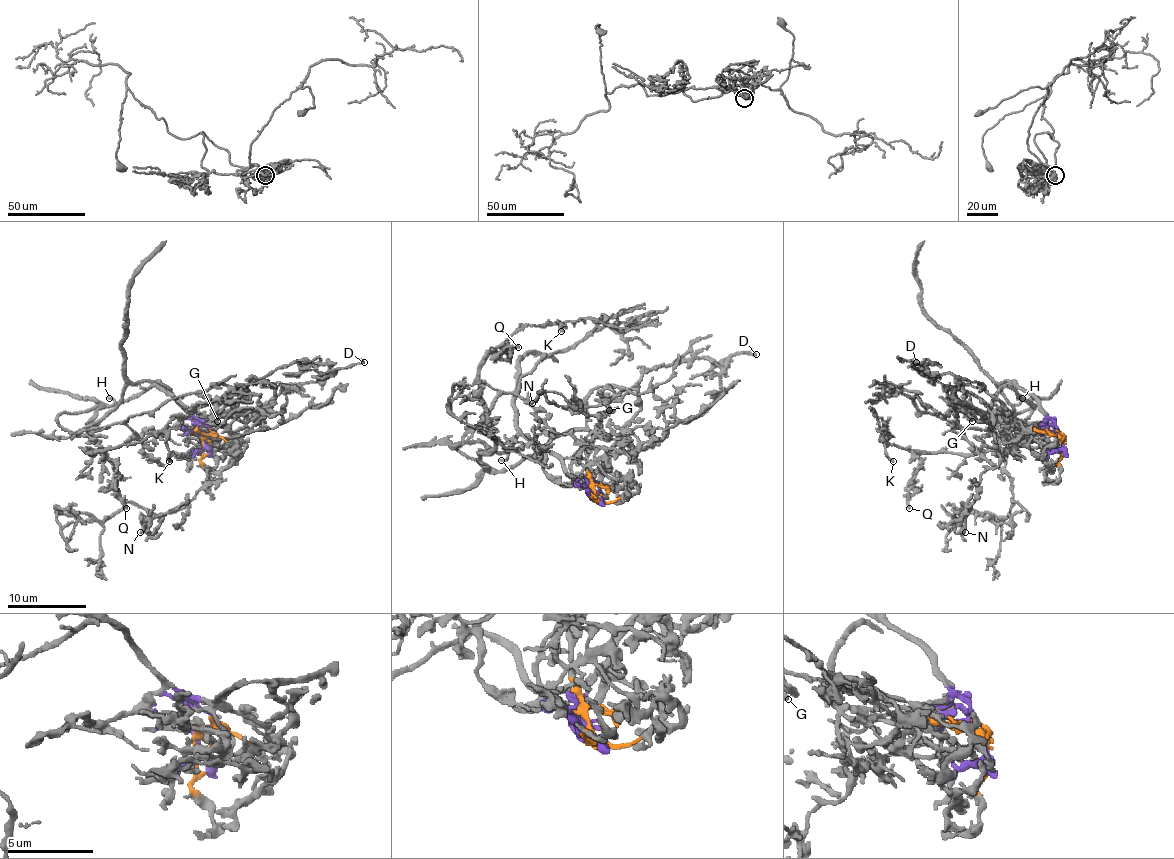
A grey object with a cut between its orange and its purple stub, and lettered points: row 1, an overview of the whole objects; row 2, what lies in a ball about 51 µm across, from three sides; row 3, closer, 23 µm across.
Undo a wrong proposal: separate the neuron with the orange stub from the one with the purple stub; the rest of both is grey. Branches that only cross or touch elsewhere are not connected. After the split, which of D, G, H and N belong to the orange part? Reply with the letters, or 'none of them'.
N

